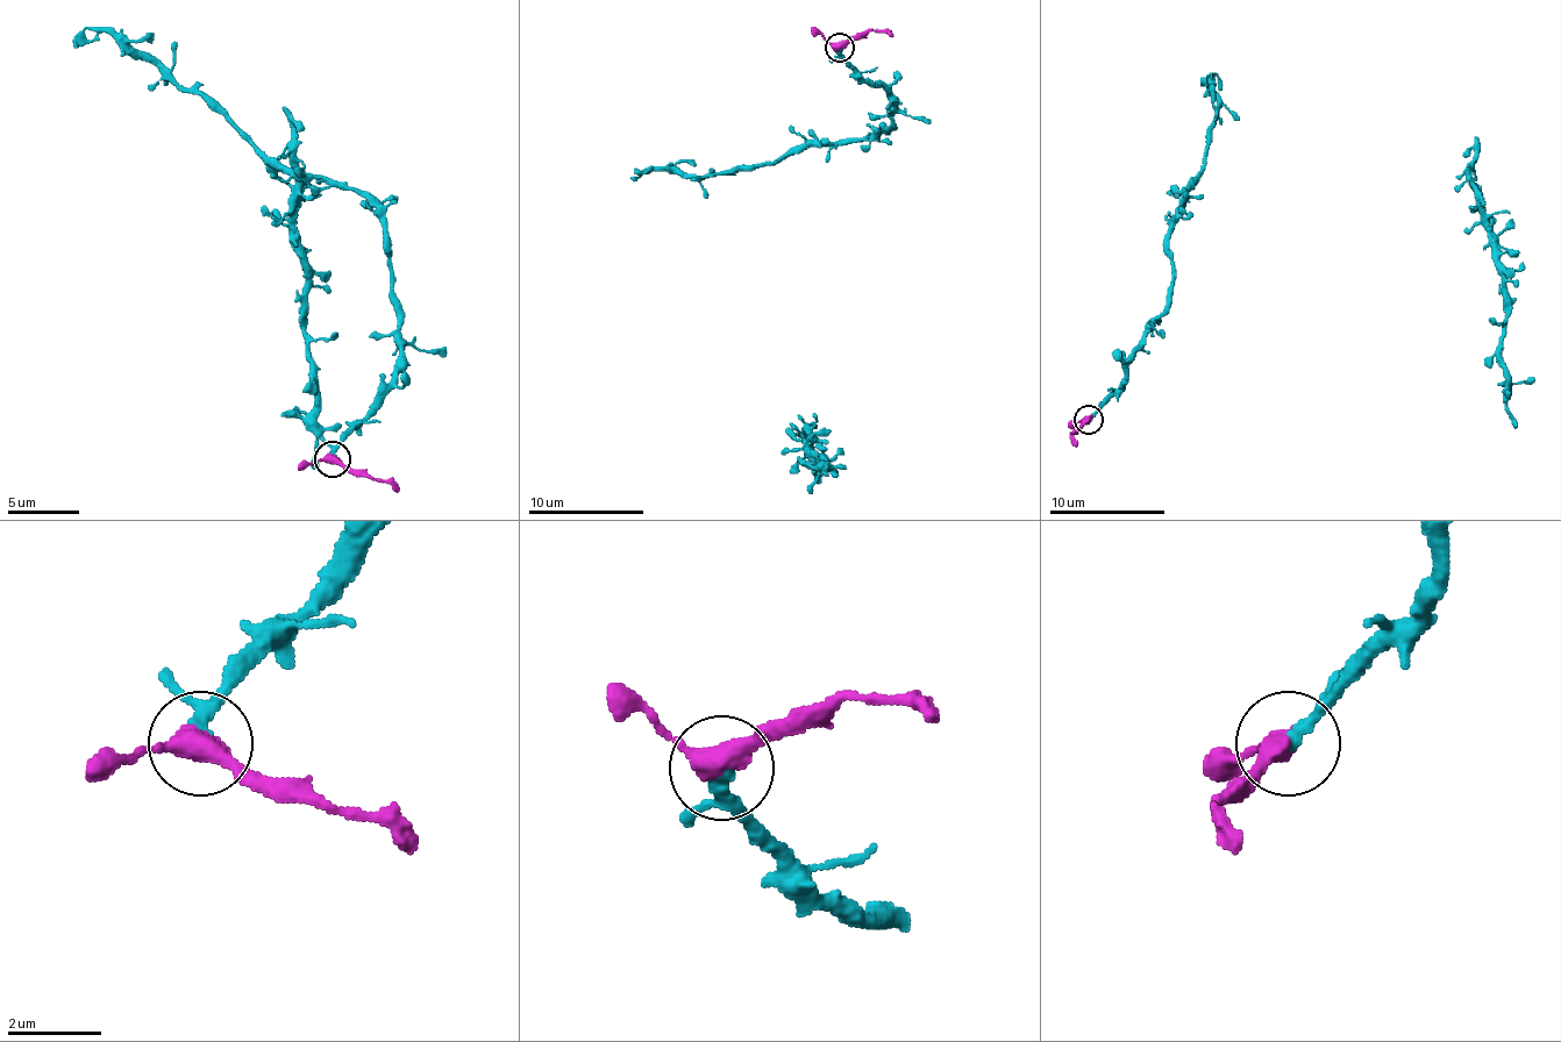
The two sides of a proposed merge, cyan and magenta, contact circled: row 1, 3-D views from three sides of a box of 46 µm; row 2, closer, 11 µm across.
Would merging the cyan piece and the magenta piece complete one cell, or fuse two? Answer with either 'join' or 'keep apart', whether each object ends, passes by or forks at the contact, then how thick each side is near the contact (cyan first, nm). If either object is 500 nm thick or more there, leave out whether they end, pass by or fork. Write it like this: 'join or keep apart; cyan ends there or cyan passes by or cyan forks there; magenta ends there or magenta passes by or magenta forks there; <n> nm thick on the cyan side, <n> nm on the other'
join; cyan passes by; magenta passes by; 220 nm thick on the cyan side, 440 nm on the other

